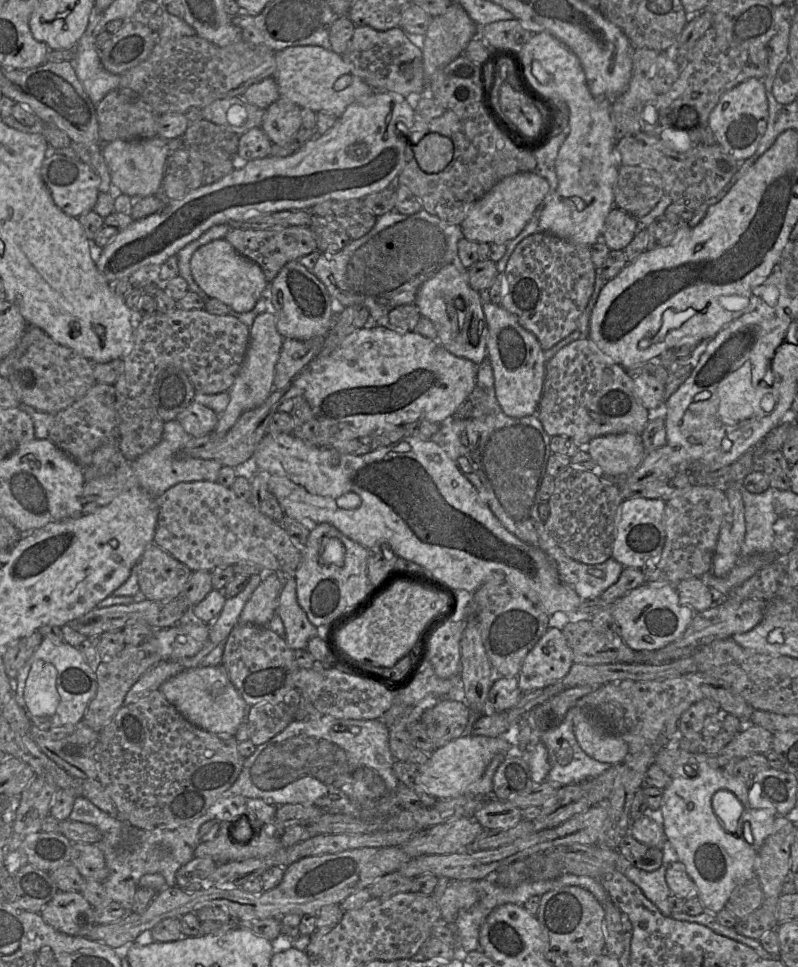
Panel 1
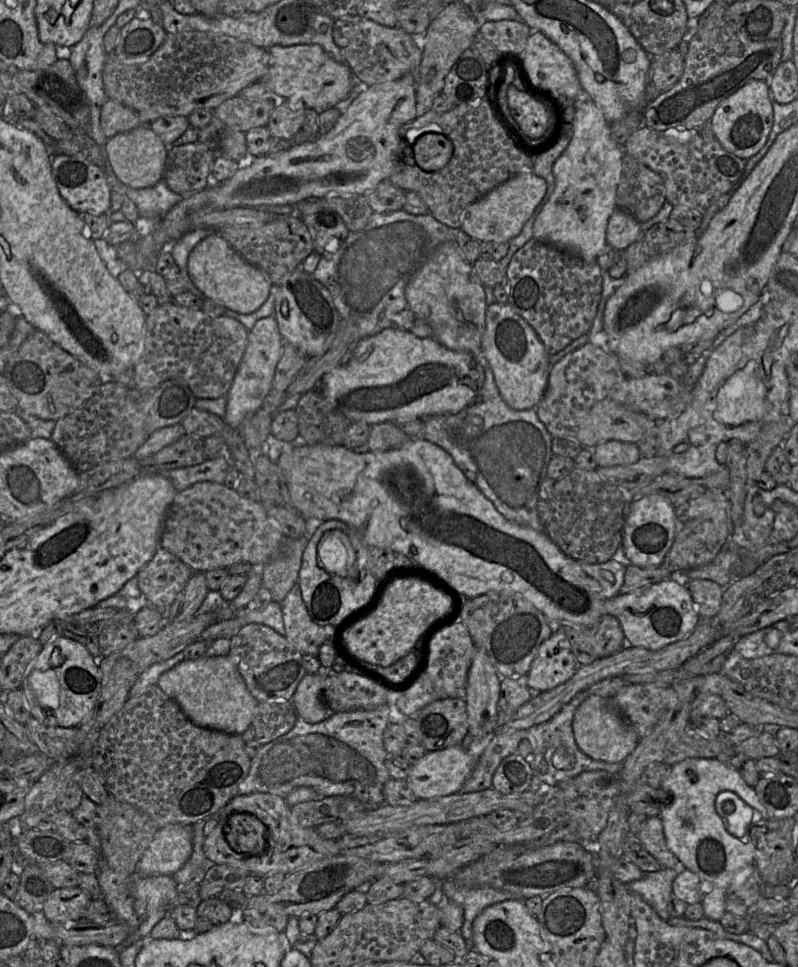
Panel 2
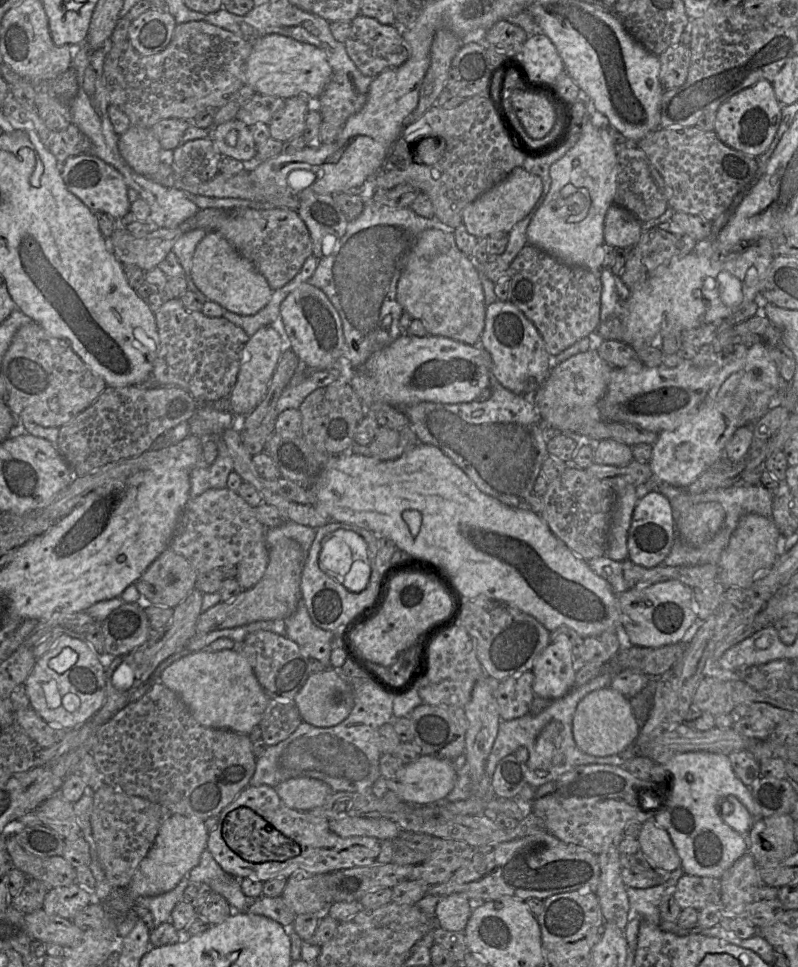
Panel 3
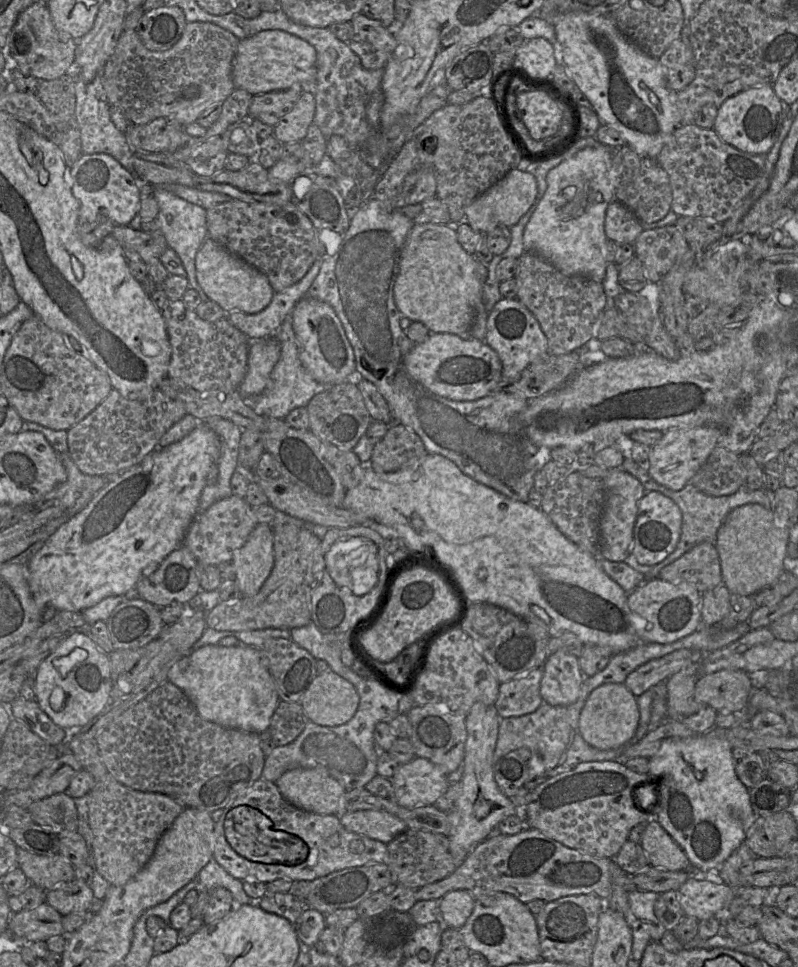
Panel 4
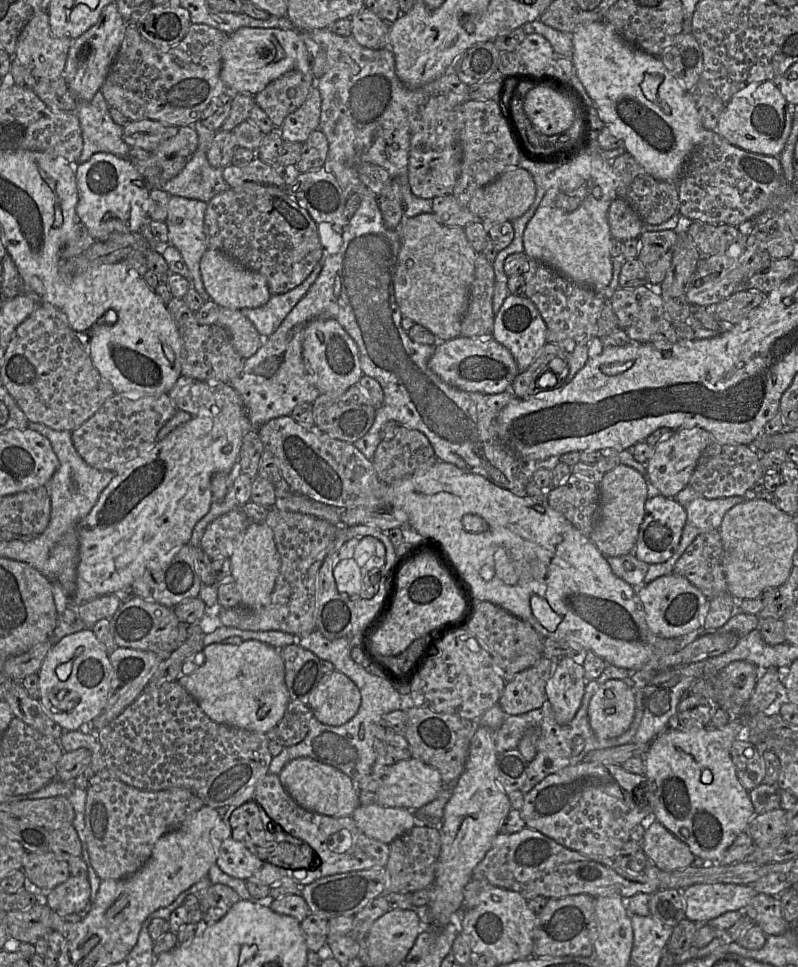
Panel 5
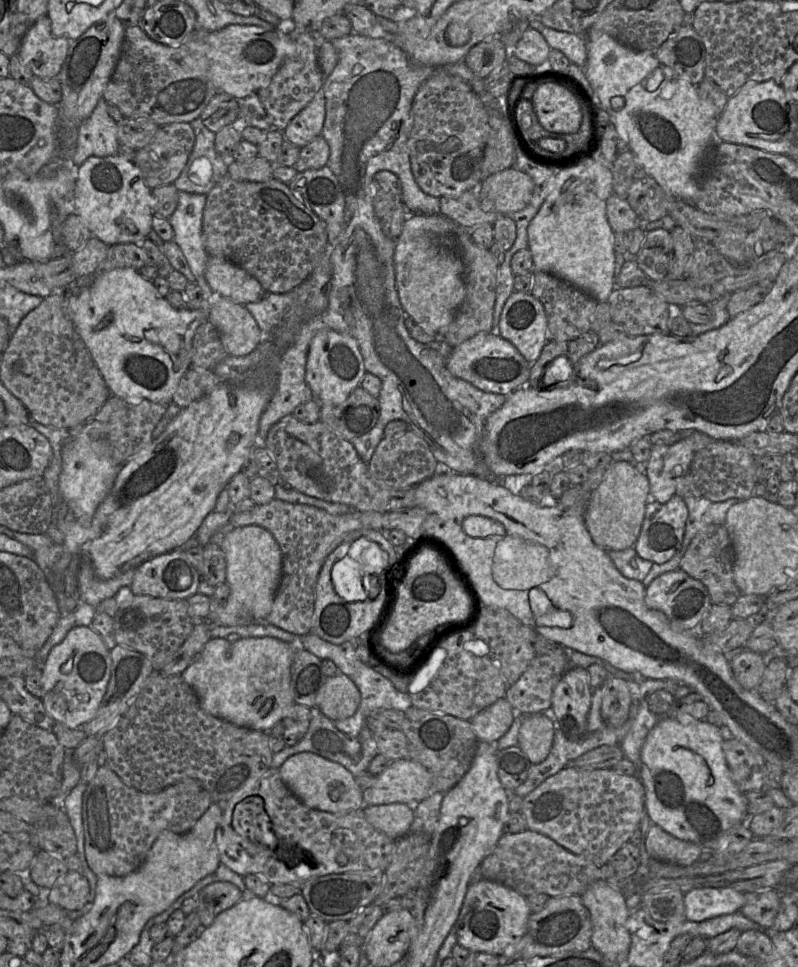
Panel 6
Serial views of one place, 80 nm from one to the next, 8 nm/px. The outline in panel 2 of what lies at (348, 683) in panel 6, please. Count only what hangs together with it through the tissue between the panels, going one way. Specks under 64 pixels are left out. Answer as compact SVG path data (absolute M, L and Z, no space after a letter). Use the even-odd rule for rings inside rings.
M319 669L318 672L308 673L302 678L291 699L297 717L308 723L319 723L334 713L322 698L328 675L329 671Z

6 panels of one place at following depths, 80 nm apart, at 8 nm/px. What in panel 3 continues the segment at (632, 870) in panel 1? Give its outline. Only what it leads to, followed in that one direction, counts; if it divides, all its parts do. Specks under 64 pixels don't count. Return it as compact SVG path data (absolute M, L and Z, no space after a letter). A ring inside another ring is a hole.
M681 865L678 869L665 873L665 880L650 888L627 887L632 916L652 924L660 925L659 905L664 896L675 893L678 880L685 872Z

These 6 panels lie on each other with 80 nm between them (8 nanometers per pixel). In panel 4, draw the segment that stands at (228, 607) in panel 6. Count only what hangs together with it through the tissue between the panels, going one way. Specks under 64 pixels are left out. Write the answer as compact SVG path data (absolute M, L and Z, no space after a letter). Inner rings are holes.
M258 523L245 544L235 550L232 564L243 596L256 595L274 566L274 544L269 524Z

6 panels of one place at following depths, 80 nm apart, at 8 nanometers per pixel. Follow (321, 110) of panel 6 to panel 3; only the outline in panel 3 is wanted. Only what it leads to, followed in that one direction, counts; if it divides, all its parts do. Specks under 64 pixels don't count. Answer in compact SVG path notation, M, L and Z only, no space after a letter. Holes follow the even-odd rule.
M293 97L285 99L284 106L276 111L269 123L270 136L273 139L285 142L293 137L303 135L306 124L306 115L312 109L312 101L317 99L309 99L307 97Z

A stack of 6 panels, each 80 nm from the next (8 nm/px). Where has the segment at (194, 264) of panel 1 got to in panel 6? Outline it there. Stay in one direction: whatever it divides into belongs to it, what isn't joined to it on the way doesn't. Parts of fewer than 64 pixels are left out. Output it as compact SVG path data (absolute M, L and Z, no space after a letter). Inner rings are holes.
M209 256L205 279L214 293L245 305L261 300L267 292L260 282L229 260Z

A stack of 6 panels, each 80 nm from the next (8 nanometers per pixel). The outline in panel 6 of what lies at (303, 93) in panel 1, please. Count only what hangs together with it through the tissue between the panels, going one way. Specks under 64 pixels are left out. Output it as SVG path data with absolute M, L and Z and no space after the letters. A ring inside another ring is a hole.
M228 25L205 38L209 78L219 92L240 100L266 87L287 56L289 35L277 27L264 29L251 25Z

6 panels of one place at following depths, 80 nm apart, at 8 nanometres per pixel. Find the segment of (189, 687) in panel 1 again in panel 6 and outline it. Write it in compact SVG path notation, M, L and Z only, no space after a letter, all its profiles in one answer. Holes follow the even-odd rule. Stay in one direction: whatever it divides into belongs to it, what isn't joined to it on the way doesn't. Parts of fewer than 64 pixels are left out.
M270 637L240 638L235 642L224 638L211 638L181 676L194 690L200 706L208 714L239 727L268 733L295 704L291 688L291 665L295 650L294 645Z

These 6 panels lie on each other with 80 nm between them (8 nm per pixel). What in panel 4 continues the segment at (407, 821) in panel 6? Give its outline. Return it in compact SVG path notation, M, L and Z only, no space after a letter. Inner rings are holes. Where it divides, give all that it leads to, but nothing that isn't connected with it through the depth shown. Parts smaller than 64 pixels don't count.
M358 810L339 816L348 831L367 836L385 844L405 832L406 823L397 816L382 810Z

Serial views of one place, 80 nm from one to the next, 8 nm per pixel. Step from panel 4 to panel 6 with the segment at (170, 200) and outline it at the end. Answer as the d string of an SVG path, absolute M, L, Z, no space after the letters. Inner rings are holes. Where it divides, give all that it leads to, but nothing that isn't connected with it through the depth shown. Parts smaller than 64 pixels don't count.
M179 191L178 205L167 219L174 230L173 241L181 248L208 304L218 298L205 279L208 253L203 243L203 211L207 195Z

